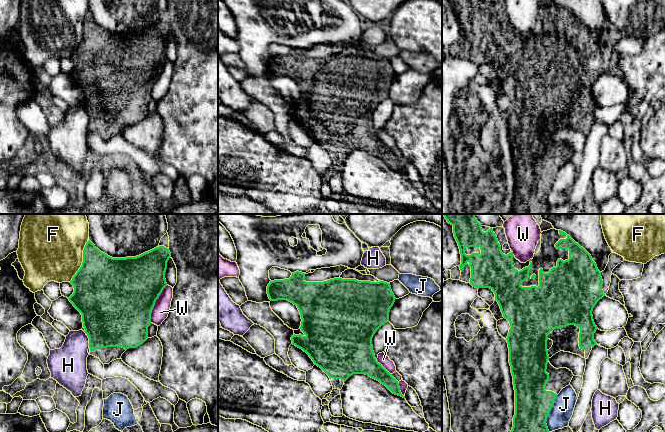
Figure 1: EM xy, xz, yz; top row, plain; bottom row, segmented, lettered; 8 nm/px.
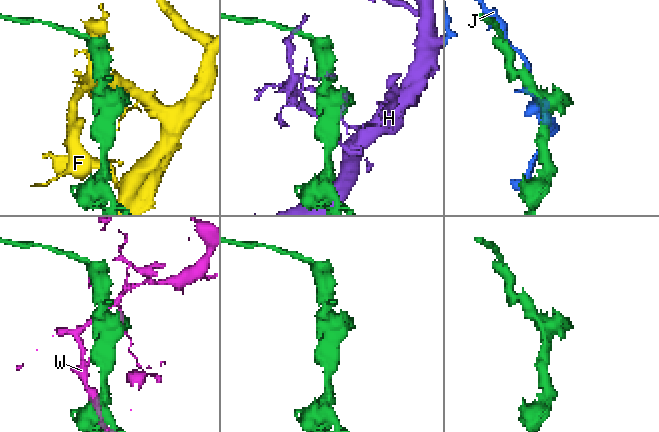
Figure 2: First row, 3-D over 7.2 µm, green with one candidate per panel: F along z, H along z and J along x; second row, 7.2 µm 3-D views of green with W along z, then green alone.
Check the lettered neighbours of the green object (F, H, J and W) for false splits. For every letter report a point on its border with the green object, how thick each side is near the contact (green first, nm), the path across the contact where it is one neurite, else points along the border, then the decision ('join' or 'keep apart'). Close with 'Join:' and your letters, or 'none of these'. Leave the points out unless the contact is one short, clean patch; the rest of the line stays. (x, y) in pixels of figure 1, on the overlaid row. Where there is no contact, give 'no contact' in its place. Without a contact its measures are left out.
F: contact xy (83, 260); calibres 460 and 460 nm; keep apart
H: contact xy (89, 341); calibres 460 and 300 nm; keep apart
J: contact yz (549, 412); calibres 300 and 170 nm; keep apart
W: contact xy (154, 304); calibres 500 and 130 nm; keep apart
Join: none of these

